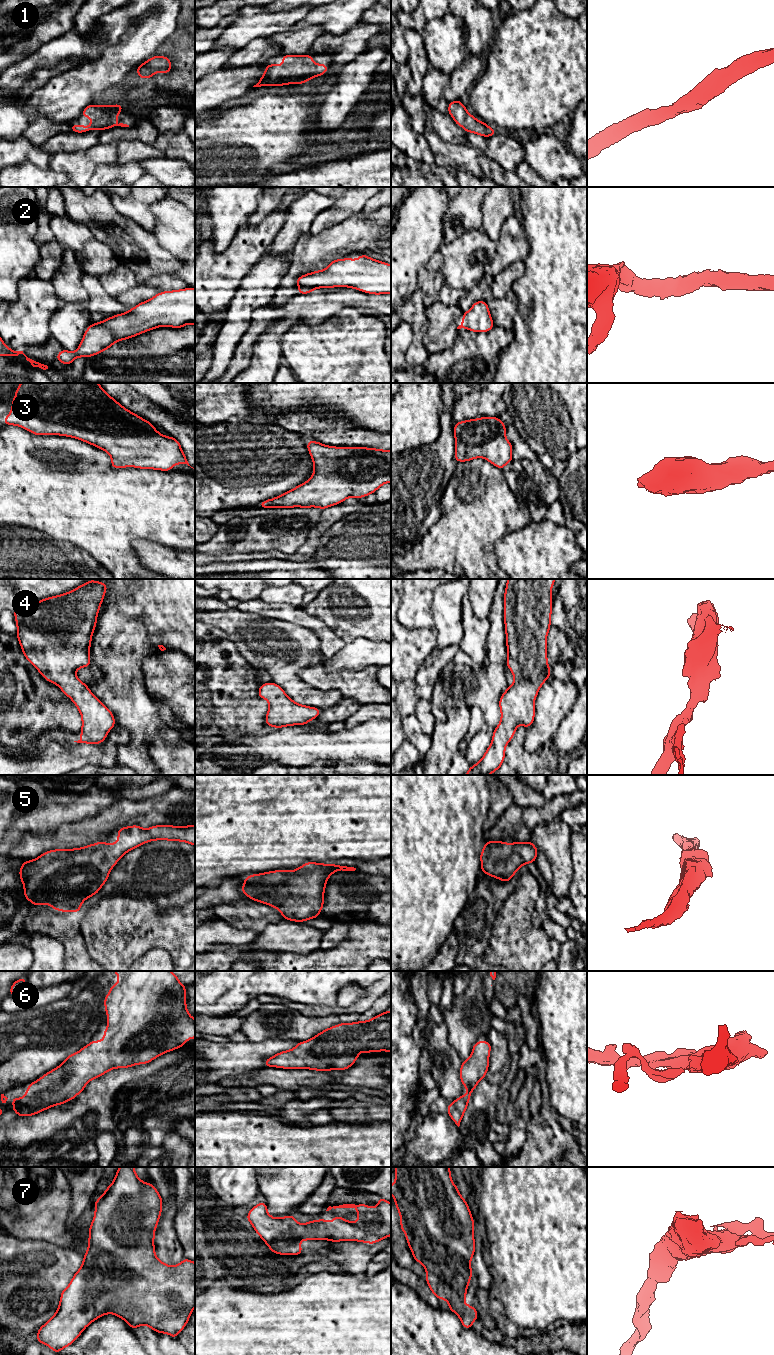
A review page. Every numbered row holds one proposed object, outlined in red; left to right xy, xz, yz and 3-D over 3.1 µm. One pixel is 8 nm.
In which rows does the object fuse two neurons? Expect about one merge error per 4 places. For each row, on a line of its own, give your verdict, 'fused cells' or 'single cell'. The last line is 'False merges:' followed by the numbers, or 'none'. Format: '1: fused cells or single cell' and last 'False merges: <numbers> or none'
1: single cell
2: single cell
3: single cell
4: single cell
5: single cell
6: single cell
7: single cell
False merges: none

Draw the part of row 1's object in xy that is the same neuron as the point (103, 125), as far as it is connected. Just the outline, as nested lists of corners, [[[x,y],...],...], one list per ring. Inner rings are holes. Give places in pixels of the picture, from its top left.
[[[90,104],[82,111],[80,115],[83,117],[90,117],[92,119],[90,126],[87,127],[80,124],[74,125],[71,123],[70,131],[84,133],[93,129],[106,130],[114,126],[129,127],[127,124],[118,124],[116,120],[123,107],[123,104],[116,104],[111,106]]]

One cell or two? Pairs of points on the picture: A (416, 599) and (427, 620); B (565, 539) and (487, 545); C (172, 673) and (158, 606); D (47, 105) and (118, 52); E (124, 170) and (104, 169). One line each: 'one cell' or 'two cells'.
A: one cell
B: two cells
C: two cells
D: one cell
E: one cell

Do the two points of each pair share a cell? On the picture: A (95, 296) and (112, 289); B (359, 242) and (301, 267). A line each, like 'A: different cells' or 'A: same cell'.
A: different cells
B: same cell

